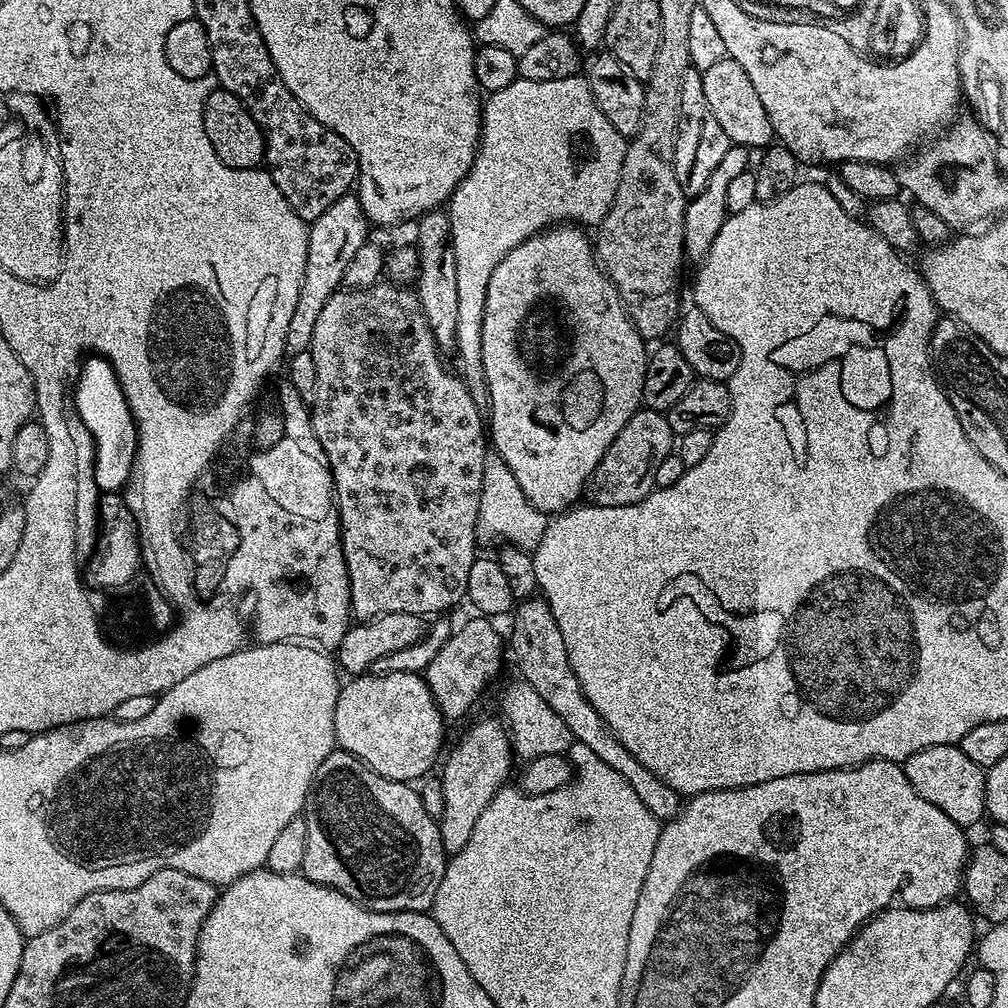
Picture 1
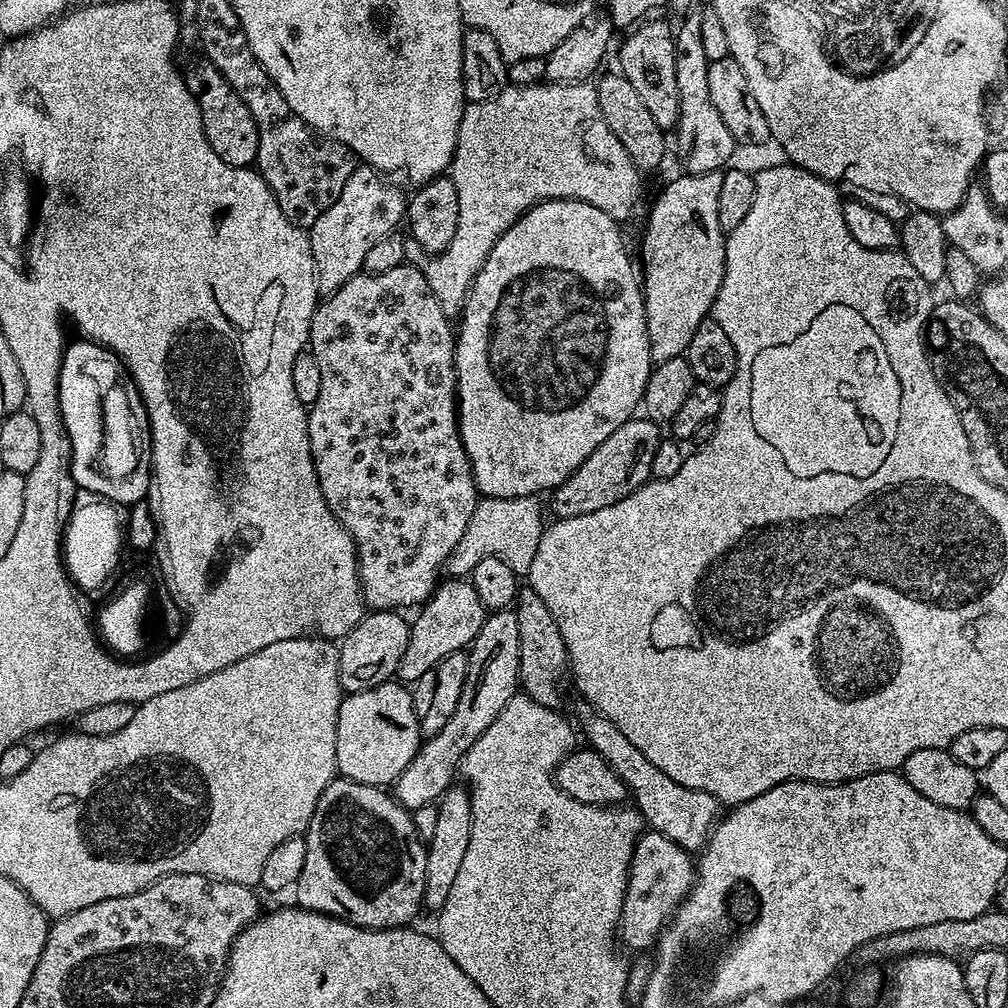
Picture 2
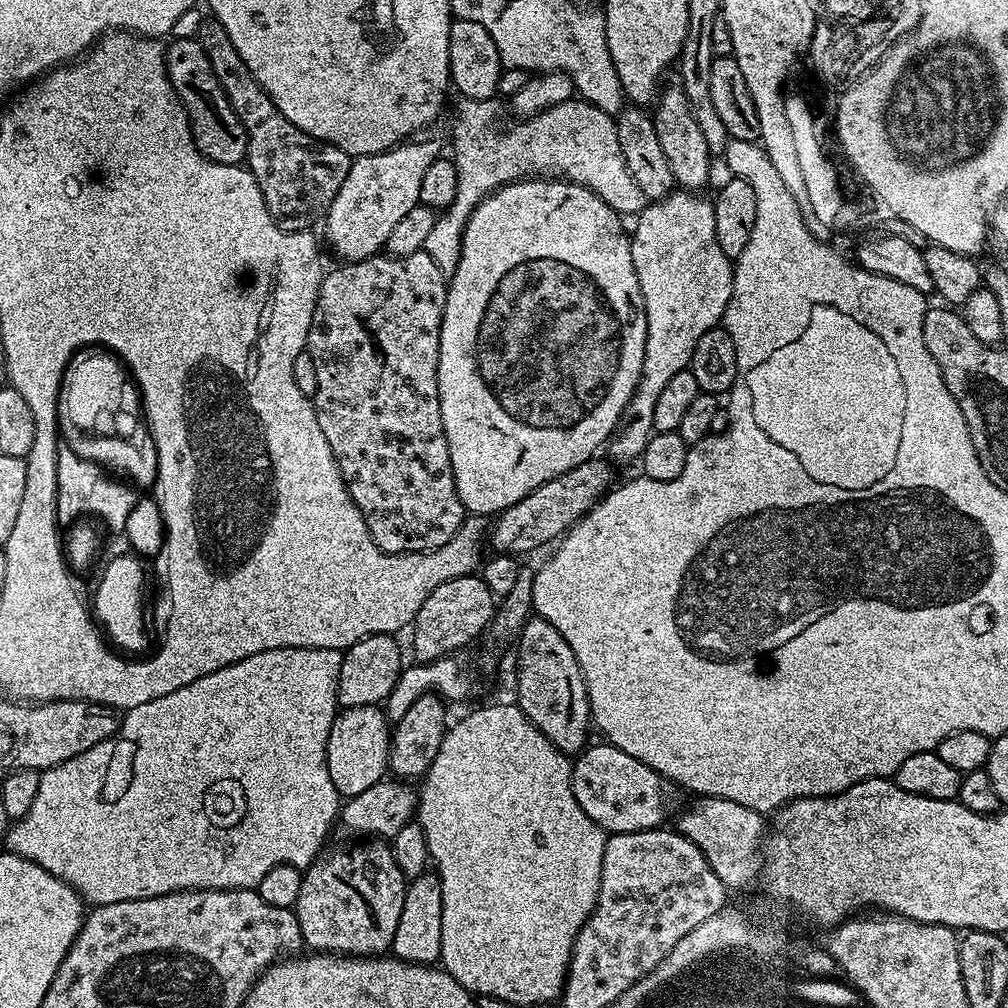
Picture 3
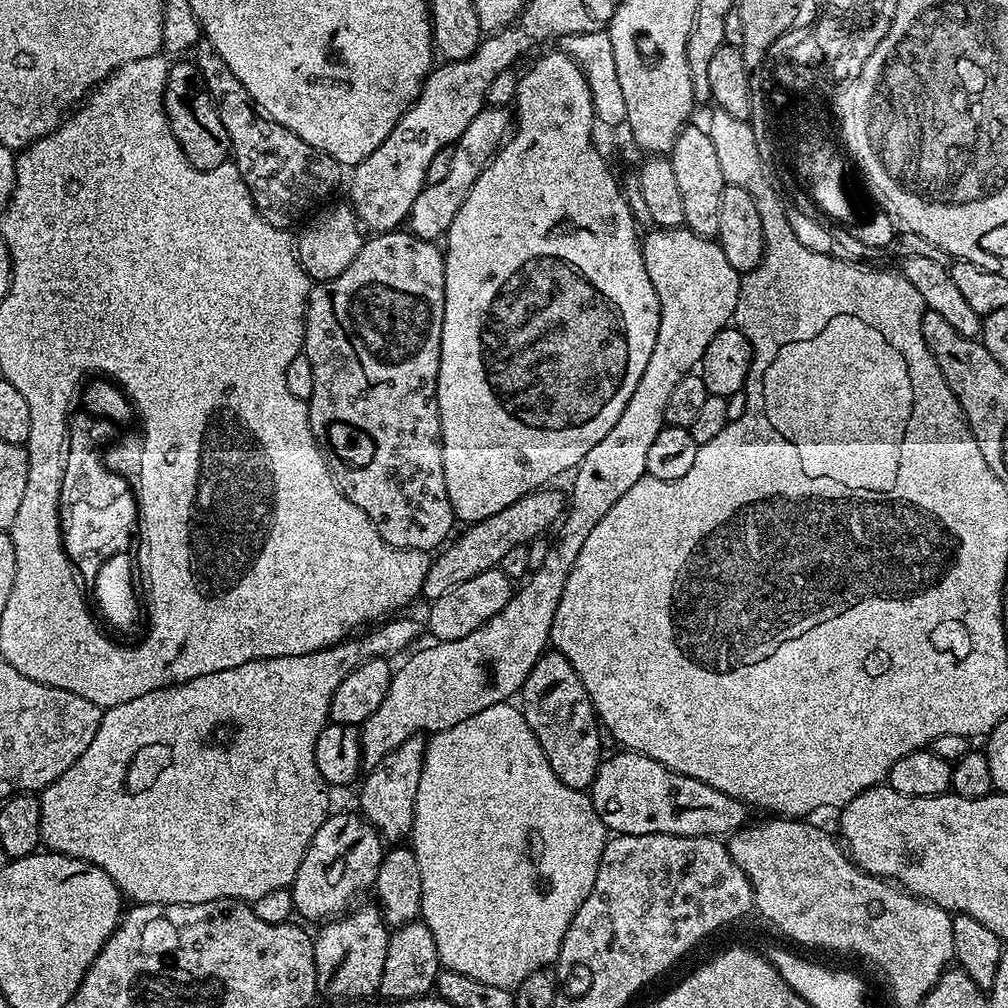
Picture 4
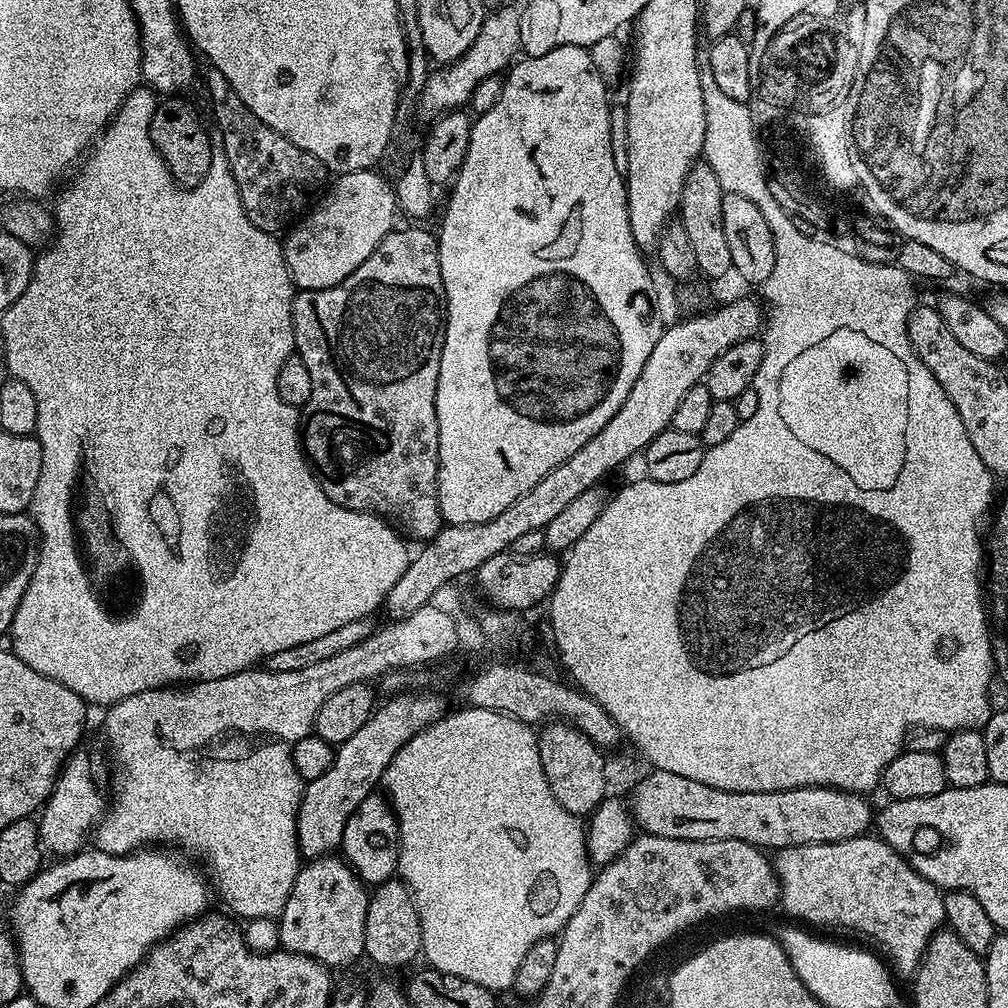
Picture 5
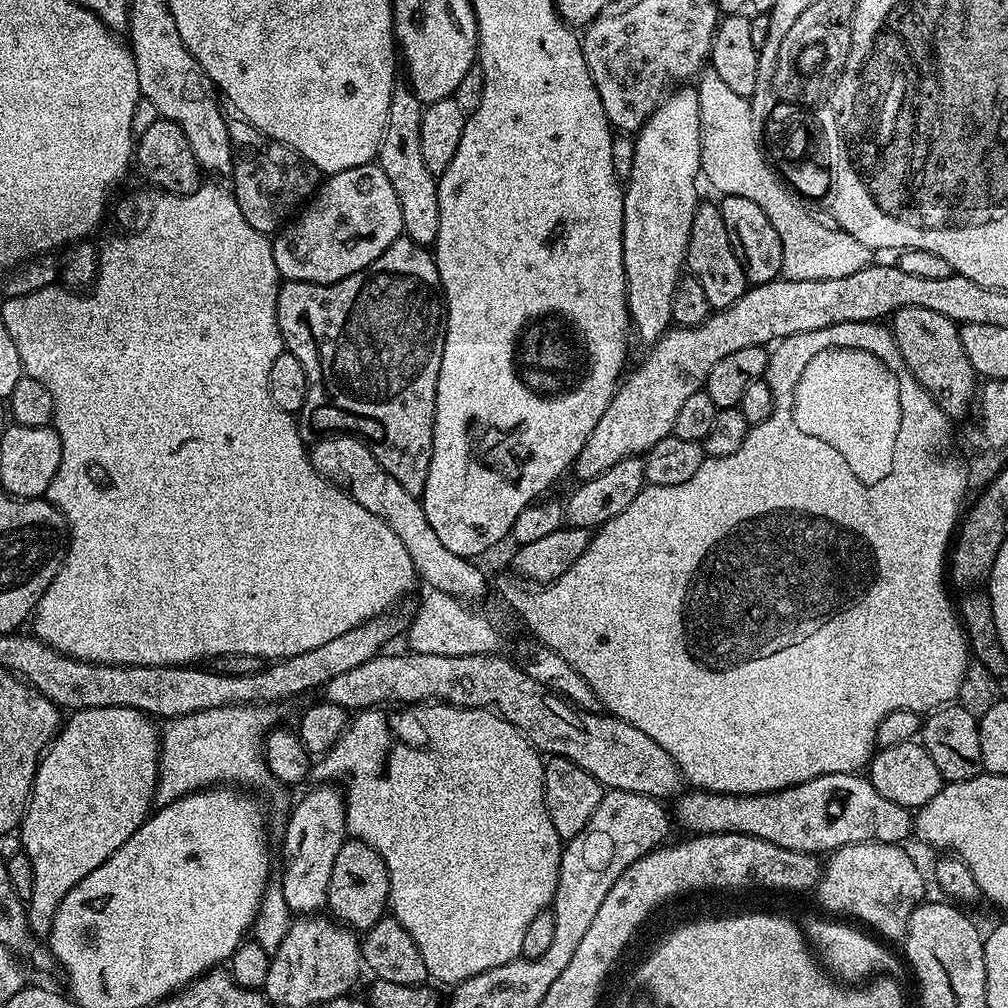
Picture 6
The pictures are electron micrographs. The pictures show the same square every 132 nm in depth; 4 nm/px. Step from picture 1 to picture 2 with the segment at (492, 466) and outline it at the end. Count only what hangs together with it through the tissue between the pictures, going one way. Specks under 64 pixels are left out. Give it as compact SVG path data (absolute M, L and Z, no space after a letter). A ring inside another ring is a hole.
M485 496L477 499L470 526L466 526L466 534L462 534L458 546L454 546L446 565L447 571L452 571L449 573L453 577L468 578L471 577L474 566L482 562L482 558L503 556L504 561L518 574L526 574L530 570L530 562L534 562L534 554L538 554L538 542L546 527L546 520L540 517L538 501L536 496Z

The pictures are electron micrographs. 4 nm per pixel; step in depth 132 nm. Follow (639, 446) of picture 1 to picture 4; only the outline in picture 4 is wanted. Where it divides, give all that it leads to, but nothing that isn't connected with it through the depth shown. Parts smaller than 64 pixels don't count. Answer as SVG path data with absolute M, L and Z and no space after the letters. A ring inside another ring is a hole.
M552 486L537 488L535 492L518 498L518 502L506 506L506 510L498 510L498 514L490 518L467 525L463 529L465 532L460 537L457 535L447 546L441 547L429 563L423 599L431 602L442 598L442 594L454 590L454 586L462 586L462 582L478 574L486 574L486 570L499 566L502 557L509 550L514 550L514 546L529 545L532 541L541 539L545 535L544 531L552 523L553 527L566 511L565 493L555 492L554 489Z

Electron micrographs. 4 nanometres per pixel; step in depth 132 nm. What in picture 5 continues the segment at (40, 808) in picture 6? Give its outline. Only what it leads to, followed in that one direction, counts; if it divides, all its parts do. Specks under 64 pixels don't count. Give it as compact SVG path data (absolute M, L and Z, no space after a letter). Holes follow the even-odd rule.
M77 750L69 756L38 816L39 843L56 858L74 856L81 851L85 847L84 839L93 835L106 811L106 792L104 796L100 783L109 779L109 769L104 769L104 760L98 753L84 751Z

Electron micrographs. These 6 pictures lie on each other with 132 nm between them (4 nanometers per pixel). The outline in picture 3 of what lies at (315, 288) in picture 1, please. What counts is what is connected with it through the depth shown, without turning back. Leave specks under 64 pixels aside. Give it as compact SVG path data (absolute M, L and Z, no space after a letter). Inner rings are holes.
M419 140L395 144L385 152L353 159L342 190L338 190L322 220L324 236L333 254L341 256L341 261L365 260L377 255L387 245L398 221L420 203L422 178L430 162L434 162L441 152L438 141Z

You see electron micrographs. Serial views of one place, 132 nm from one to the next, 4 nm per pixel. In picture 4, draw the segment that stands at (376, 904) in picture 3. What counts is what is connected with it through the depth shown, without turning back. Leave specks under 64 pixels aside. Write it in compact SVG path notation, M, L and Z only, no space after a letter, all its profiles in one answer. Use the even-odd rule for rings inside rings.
M357 907L351 914L327 921L321 927L324 929L320 936L318 932L315 937L316 986L332 1000L364 1000L367 996L375 997L380 991L390 929L379 907L371 907Z

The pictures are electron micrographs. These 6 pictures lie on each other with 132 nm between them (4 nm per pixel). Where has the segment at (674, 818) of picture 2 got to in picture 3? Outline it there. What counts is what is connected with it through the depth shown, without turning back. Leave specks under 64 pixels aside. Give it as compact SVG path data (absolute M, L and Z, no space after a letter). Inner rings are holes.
M701 796L677 818L675 831L685 836L710 862L714 874L729 890L748 888L762 876L762 849L766 843L766 820L750 806L738 806L717 796Z

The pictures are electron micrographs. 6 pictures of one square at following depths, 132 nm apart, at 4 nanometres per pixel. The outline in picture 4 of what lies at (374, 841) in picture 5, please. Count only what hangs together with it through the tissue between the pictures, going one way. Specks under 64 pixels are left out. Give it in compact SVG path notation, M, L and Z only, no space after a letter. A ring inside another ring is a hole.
M423 735L406 738L406 742L402 742L402 746L398 746L390 754L386 754L386 758L382 758L382 762L378 762L378 766L367 769L366 775L363 777L363 780L365 780L364 785L360 788L361 809L359 808L359 811L364 819L376 827L376 831L385 841L404 842L412 835L414 806L418 802L418 782L422 778L425 747L426 740Z

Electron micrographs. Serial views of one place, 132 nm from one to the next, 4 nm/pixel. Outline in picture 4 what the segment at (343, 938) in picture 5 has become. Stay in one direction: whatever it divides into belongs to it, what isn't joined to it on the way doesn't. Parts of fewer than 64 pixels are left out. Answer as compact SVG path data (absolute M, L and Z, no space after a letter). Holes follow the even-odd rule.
M333 811L324 819L322 826L318 826L303 855L295 882L290 886L298 916L319 922L337 919L357 903L355 900L367 888L369 891L375 885L386 844L372 823L353 812Z

